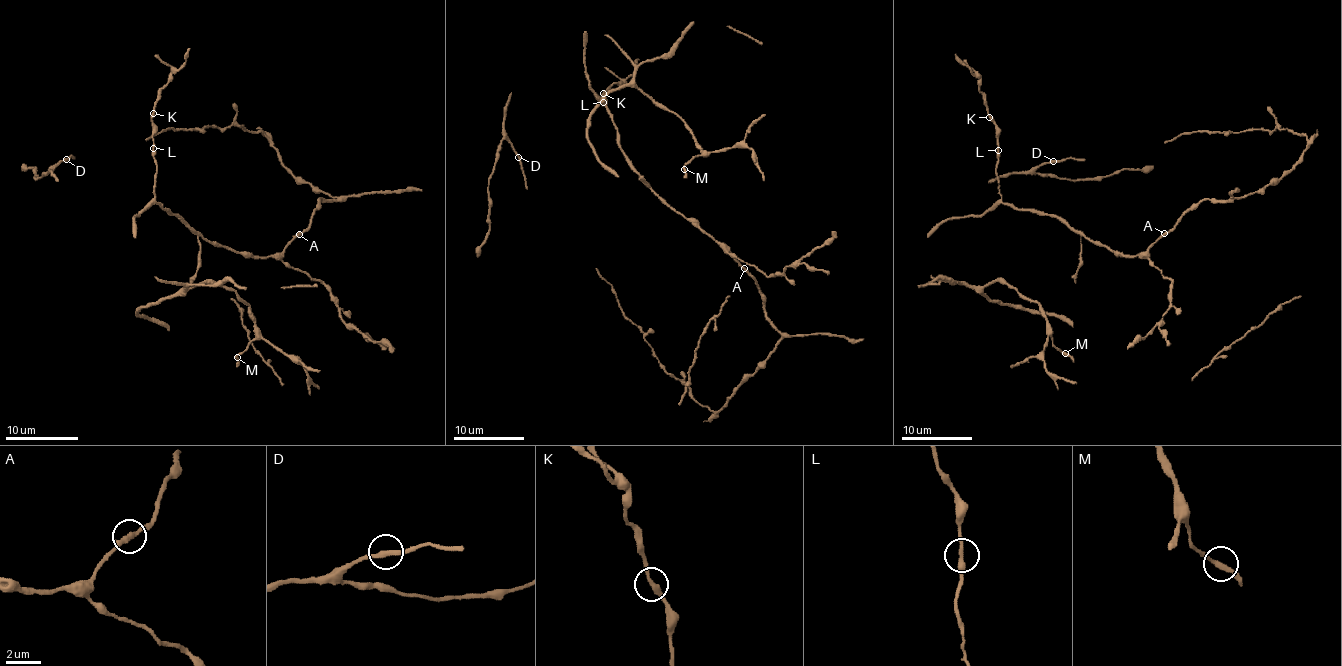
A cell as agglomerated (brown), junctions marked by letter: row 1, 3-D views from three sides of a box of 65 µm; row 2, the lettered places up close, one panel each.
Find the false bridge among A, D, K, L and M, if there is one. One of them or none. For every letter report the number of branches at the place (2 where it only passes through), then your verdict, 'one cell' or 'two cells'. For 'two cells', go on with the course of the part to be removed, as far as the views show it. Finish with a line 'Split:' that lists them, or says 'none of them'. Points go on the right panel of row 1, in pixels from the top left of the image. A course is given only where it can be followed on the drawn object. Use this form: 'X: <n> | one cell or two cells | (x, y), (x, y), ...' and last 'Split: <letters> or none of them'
A: 2 | one cell
D: 2 | one cell
K: 2 | one cell
L: 2 | one cell
M: 2 | one cell
Split: none of them

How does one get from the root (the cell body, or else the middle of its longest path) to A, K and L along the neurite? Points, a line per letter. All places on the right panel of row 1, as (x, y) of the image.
A: (1092, 242), (1099, 242), (1125, 256), (1139, 256), (1164, 233)
K: (1092, 242), (1056, 217), (1039, 210), (1019, 210), (1002, 201), (996, 175), (998, 127), (989, 117)
L: (1092, 242), (1056, 217), (1039, 210), (1019, 210), (1003, 203), (996, 175), (998, 150)

